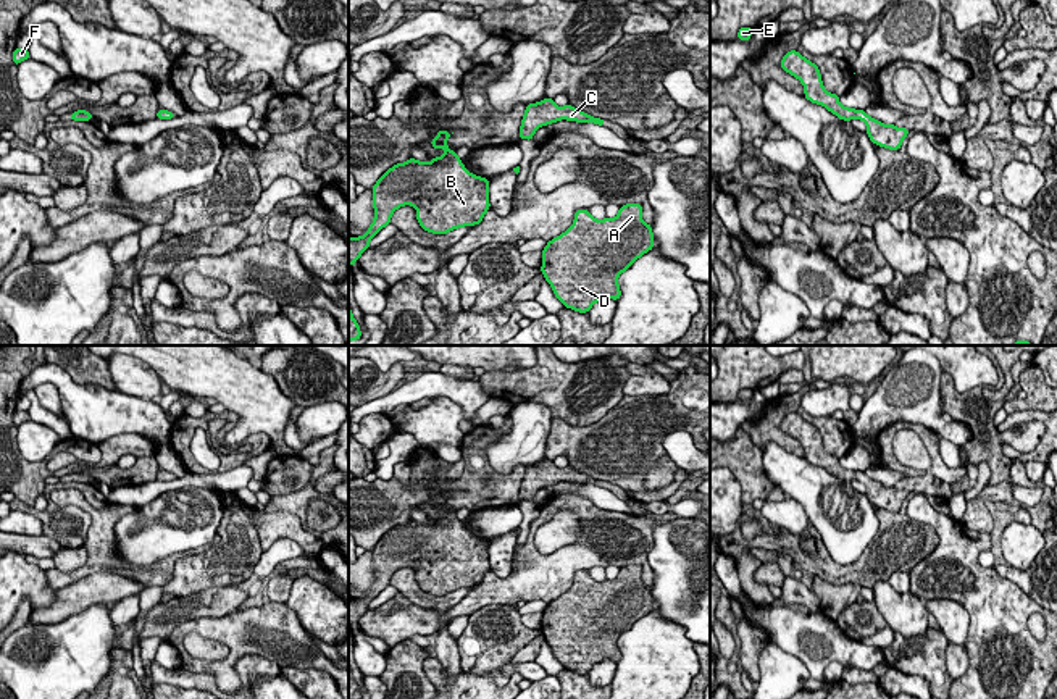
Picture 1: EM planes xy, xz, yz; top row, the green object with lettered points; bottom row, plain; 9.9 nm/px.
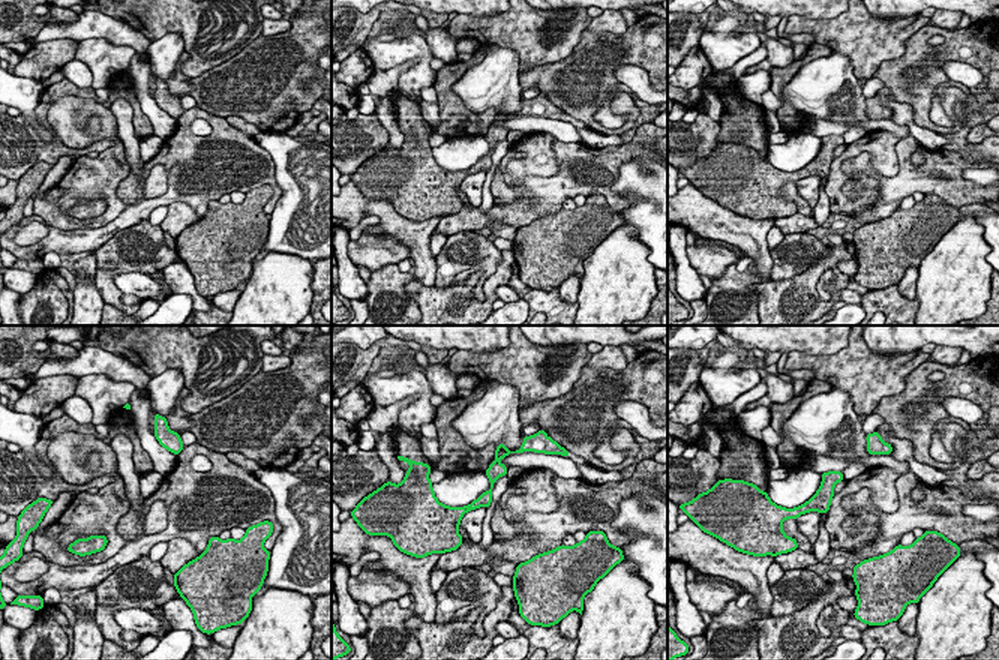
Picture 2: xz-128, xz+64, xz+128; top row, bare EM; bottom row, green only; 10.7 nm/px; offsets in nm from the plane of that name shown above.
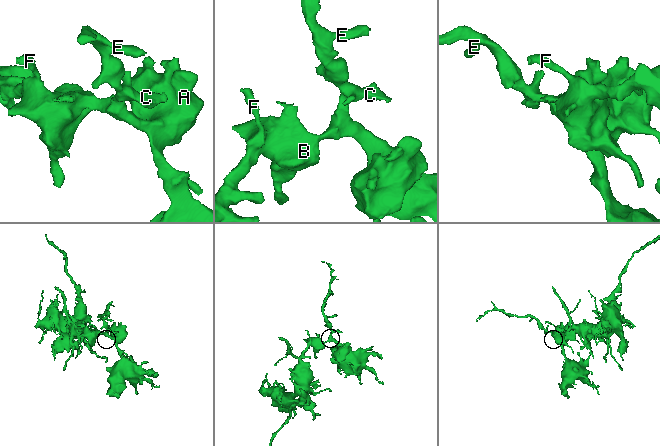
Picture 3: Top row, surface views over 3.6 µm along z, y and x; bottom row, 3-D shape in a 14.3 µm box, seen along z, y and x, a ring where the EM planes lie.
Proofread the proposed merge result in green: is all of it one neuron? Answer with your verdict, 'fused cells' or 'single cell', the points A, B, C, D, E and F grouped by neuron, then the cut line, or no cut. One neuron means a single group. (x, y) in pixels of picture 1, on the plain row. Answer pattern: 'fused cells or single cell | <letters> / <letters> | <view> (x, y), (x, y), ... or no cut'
single cell | A B C D E F | no cut

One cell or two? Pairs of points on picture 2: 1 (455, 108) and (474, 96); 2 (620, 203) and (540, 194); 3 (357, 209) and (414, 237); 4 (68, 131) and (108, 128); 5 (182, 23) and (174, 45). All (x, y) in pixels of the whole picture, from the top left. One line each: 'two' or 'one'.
1: two
2: one
3: one
4: one
5: two

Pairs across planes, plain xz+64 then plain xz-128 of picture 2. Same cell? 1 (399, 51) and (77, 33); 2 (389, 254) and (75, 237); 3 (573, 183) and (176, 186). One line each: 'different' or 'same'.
1: different
2: same
3: same

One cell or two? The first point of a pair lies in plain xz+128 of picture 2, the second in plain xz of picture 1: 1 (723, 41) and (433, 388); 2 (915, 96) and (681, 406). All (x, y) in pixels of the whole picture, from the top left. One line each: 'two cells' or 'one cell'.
1: two cells
2: one cell

